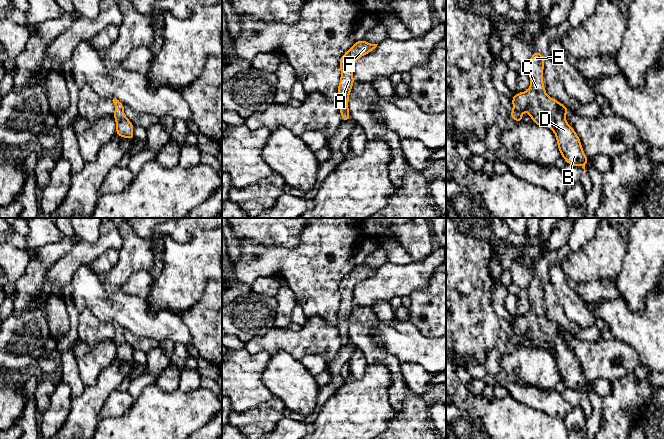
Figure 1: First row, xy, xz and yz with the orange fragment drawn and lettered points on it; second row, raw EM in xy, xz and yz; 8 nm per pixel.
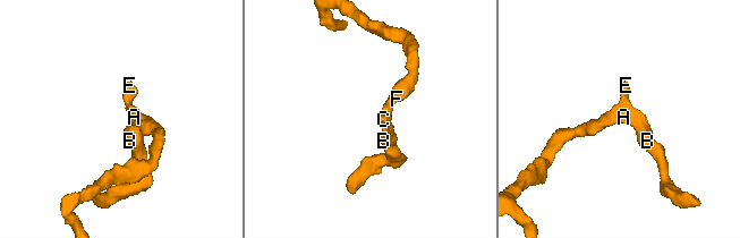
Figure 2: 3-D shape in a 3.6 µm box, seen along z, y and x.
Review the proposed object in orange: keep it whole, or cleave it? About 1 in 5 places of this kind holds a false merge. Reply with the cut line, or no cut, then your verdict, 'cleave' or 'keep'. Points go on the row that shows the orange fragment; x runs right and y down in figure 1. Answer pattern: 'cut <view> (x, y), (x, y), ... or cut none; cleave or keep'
cut none; keep

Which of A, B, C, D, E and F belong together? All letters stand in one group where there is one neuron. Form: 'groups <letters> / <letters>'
groups A B C D E F

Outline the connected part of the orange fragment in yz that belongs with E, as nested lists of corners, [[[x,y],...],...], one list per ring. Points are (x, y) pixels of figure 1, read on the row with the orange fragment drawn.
[[[534,51],[528,62],[528,74],[531,80],[526,92],[518,92],[511,99],[513,110],[510,117],[520,123],[524,111],[536,125],[549,127],[555,134],[561,157],[567,164],[581,165],[585,171],[588,157],[583,152],[577,133],[566,121],[569,108],[551,98],[545,91],[543,83],[544,60],[540,52]]]

